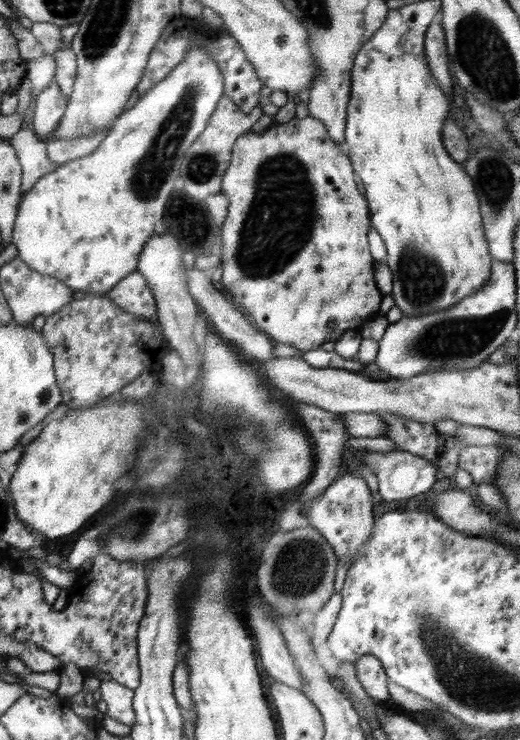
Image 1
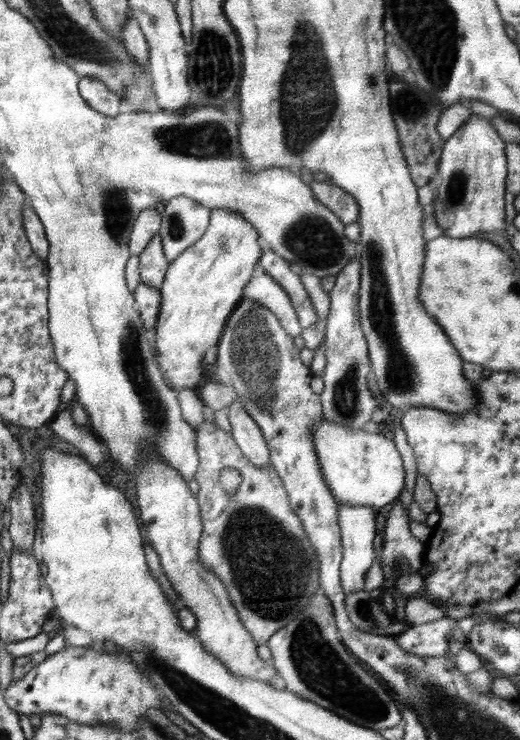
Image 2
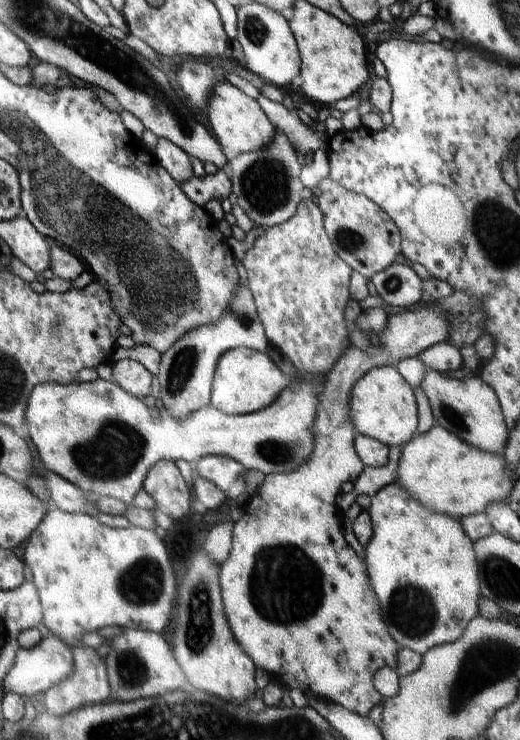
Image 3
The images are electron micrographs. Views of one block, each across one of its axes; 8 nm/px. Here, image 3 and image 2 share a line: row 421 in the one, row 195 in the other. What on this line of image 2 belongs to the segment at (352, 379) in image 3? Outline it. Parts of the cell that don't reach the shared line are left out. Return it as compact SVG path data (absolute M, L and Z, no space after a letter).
M312 180L309 187L312 189L314 197L333 214L336 214L344 226L357 222L359 217L358 204L345 190L328 180L324 182Z

